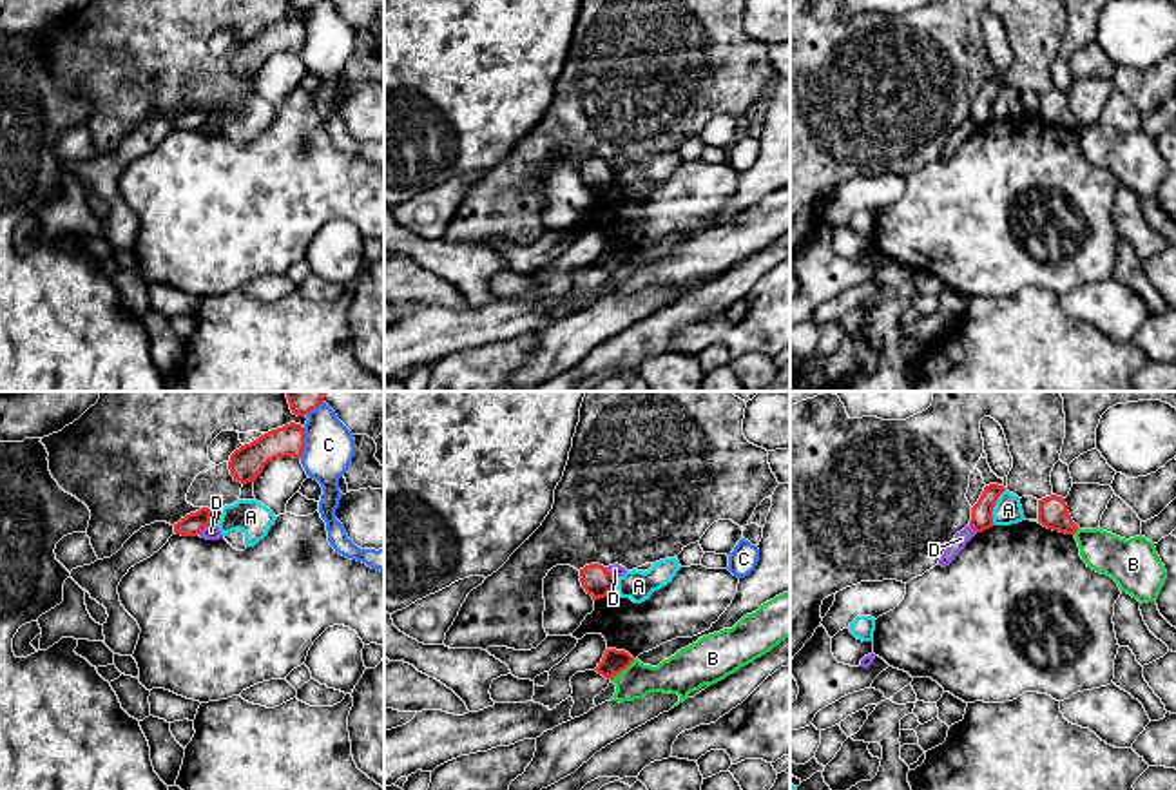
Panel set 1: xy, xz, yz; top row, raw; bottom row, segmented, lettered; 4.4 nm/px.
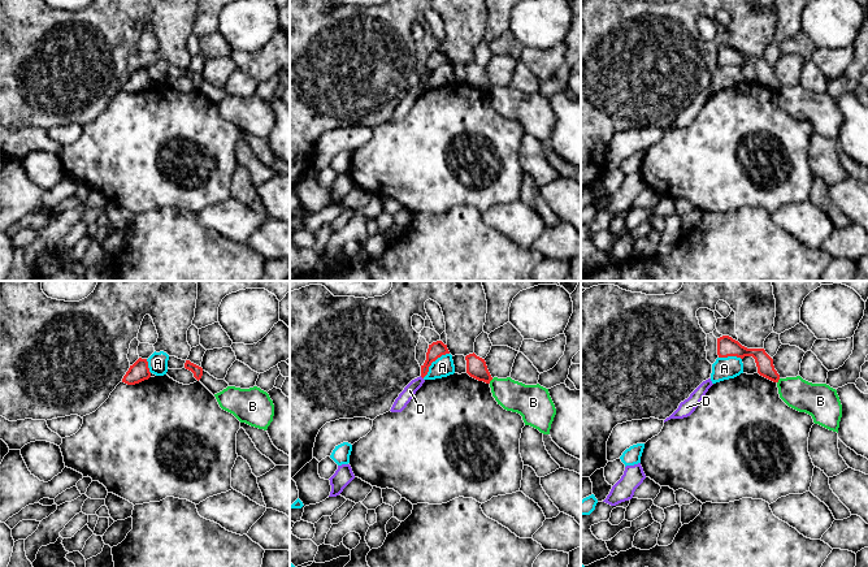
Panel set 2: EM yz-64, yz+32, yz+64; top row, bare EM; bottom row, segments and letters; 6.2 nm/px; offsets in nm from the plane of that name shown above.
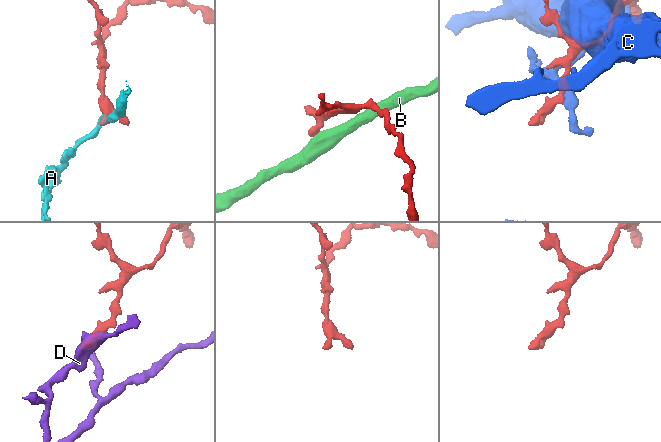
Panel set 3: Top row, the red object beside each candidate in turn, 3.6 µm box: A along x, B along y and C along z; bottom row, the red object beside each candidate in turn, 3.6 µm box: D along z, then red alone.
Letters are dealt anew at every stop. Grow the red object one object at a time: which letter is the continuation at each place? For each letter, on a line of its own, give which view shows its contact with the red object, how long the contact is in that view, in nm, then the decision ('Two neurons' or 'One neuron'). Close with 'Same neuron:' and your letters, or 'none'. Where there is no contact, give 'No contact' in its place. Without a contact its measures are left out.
A: Touches red in yz. Shared border 170 nm. Two neurons
B: Touches red in xz. Shared border 140 nm. Two neurons
C: Touches red in xy. Shared border 140 nm. Two neurons
D: Touches red in xy. Shared border 80 nm. Two neurons
Same neuron: none

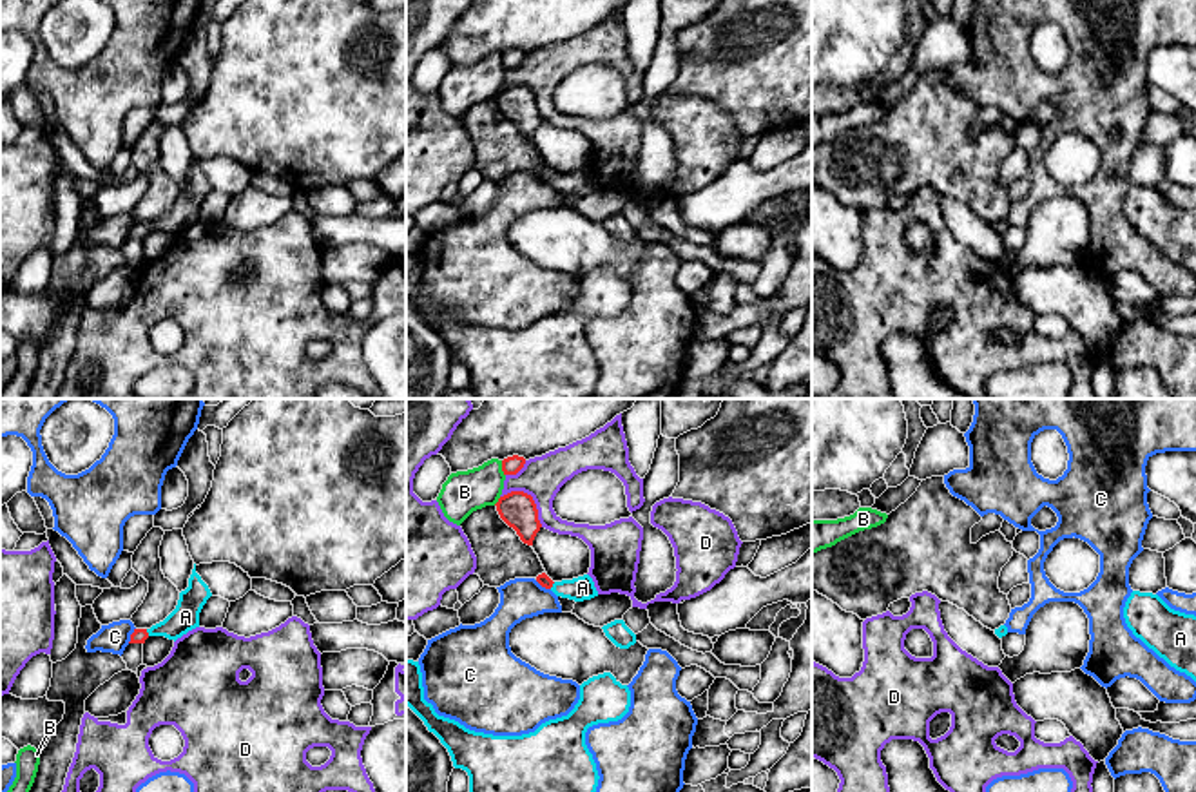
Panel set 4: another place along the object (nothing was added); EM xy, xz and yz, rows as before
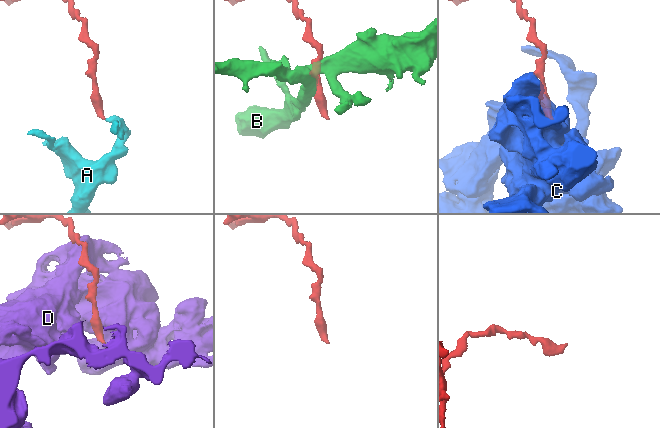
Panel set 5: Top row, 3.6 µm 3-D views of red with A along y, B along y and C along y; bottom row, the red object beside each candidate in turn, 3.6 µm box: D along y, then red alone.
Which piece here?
A: Touches red in xy. Shared border 40 nm. One neuron
B: Touches red in xz. Shared border 70 nm. Two neurons
C: Touches red in xy. Shared border 80 nm. Two neurons
D: Touches red in xz. Shared border 240 nm. Two neurons
Same neuron: A

